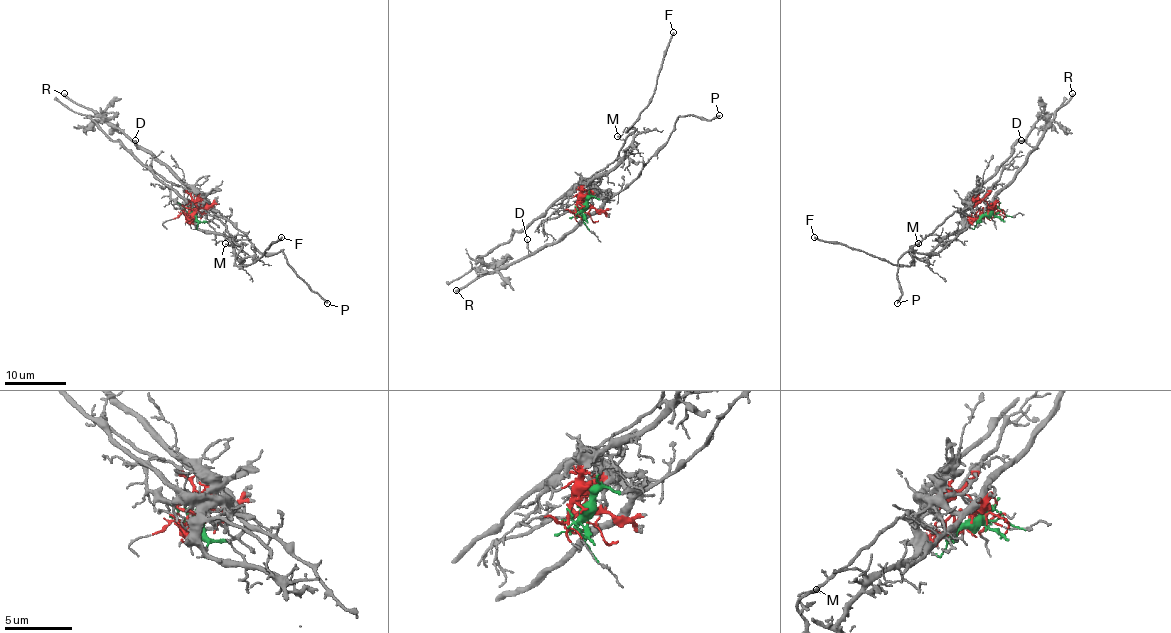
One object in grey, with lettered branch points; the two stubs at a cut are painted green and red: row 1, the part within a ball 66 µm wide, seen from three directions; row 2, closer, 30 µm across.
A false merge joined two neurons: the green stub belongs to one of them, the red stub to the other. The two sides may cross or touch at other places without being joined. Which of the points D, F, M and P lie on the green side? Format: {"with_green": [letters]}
{"with_green": ["D", "P"]}

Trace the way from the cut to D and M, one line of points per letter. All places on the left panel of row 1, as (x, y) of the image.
D: (191, 210), (200, 221), (208, 221), (214, 215), (135, 140)
M: (191, 209), (190, 218), (202, 212), (214, 215), (242, 247), (236, 248), (225, 244)

